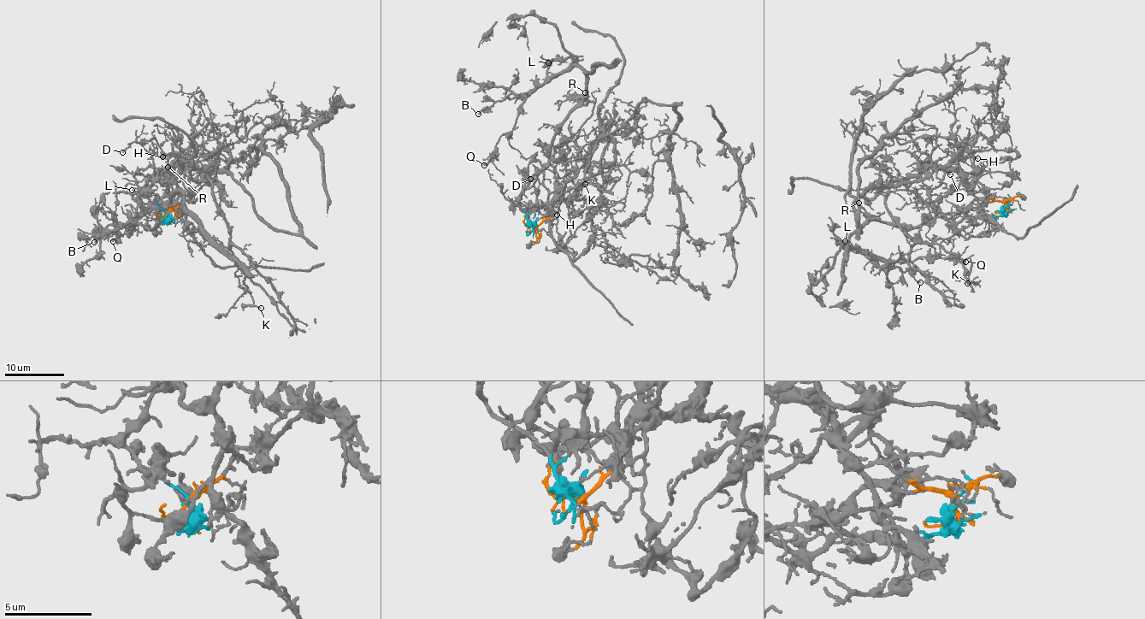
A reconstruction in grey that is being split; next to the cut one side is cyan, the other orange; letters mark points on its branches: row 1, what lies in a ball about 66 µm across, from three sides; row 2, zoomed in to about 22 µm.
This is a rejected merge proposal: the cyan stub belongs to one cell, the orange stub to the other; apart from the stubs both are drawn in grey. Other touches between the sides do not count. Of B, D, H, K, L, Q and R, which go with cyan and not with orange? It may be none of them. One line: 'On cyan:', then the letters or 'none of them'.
On cyan: B, L, Q, R

